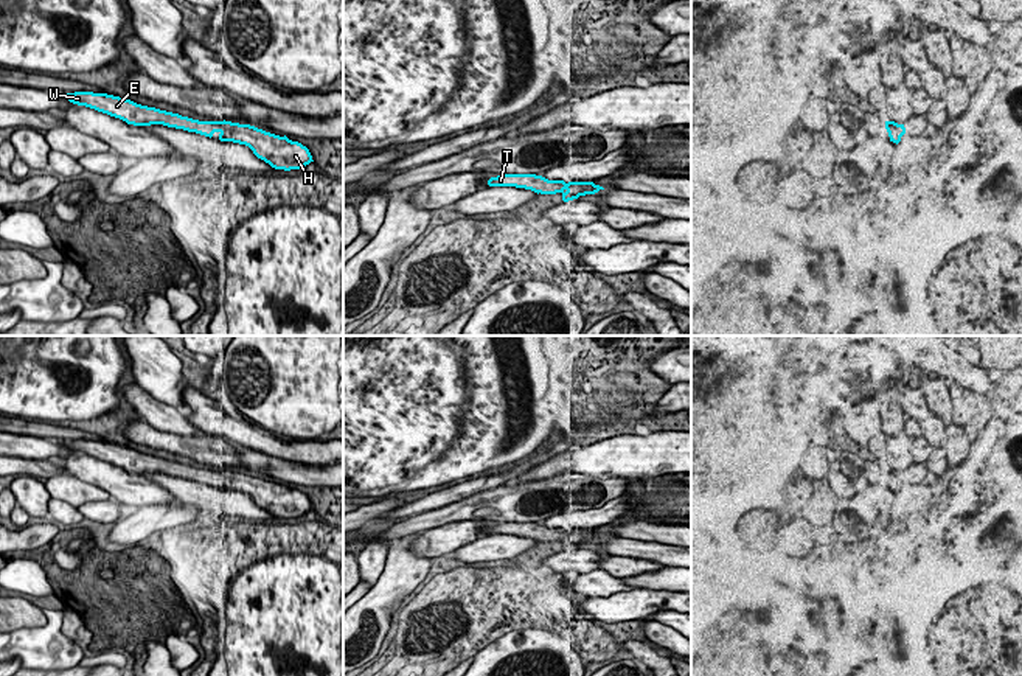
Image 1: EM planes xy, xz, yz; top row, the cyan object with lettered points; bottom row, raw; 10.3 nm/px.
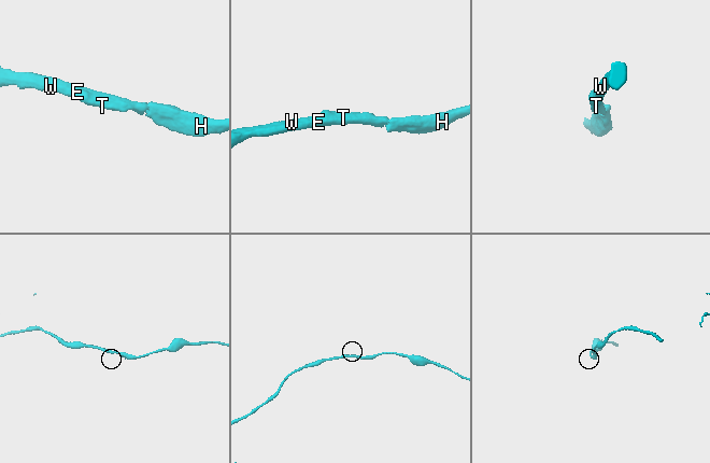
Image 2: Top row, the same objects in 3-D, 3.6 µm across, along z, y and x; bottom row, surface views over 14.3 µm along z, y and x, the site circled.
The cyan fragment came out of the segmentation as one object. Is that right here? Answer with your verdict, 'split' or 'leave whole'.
leave whole

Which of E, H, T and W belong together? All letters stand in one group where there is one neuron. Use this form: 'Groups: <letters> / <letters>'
Groups: E H T W

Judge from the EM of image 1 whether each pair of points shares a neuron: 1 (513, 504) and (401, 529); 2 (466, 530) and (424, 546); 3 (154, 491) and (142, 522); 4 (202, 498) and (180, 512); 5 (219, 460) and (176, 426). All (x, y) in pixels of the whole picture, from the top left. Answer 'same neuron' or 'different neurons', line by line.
1: same neuron
2: same neuron
3: different neurons
4: different neurons
5: different neurons

